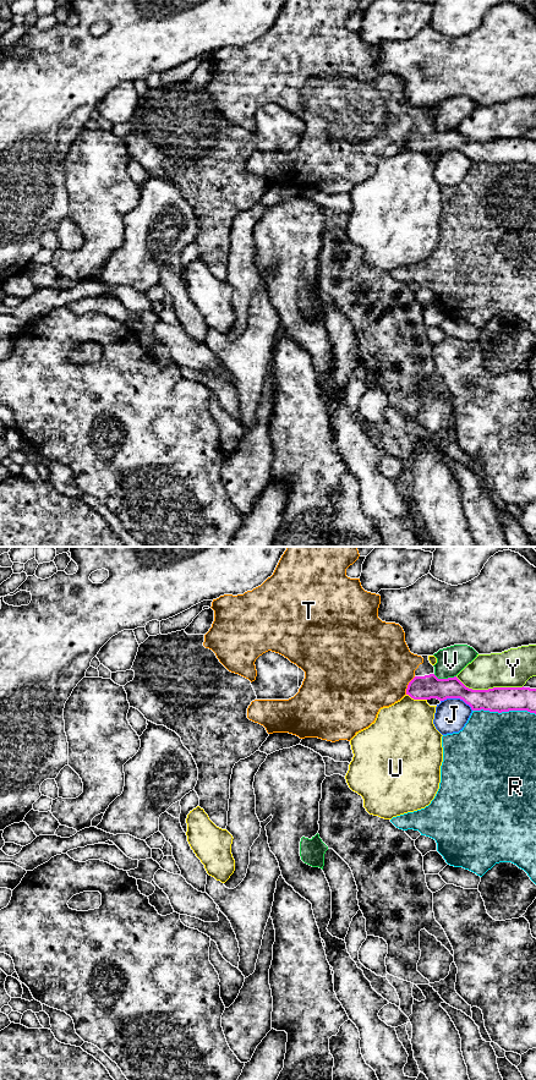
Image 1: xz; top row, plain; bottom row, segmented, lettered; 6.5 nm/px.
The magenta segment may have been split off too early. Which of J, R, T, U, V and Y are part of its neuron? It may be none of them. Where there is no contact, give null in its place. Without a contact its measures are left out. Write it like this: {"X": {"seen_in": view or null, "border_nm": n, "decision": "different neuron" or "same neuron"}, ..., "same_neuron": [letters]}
{"J": {"seen_in": "xz", "border_nm": 220, "decision": "different neuron"}, "R": {"seen_in": "xz", "border_nm": 420, "decision": "different neuron"}, "T": {"seen_in": "xz", "border_nm": 140, "decision": "same neuron"}, "U": {"seen_in": "xz", "border_nm": 140, "decision": "different neuron"}, "V": {"seen_in": "xz", "border_nm": 150, "decision": "different neuron"}, "Y": {"seen_in": "xz", "border_nm": 460, "decision": "different neuron"}, "same_neuron": ["T"]}

